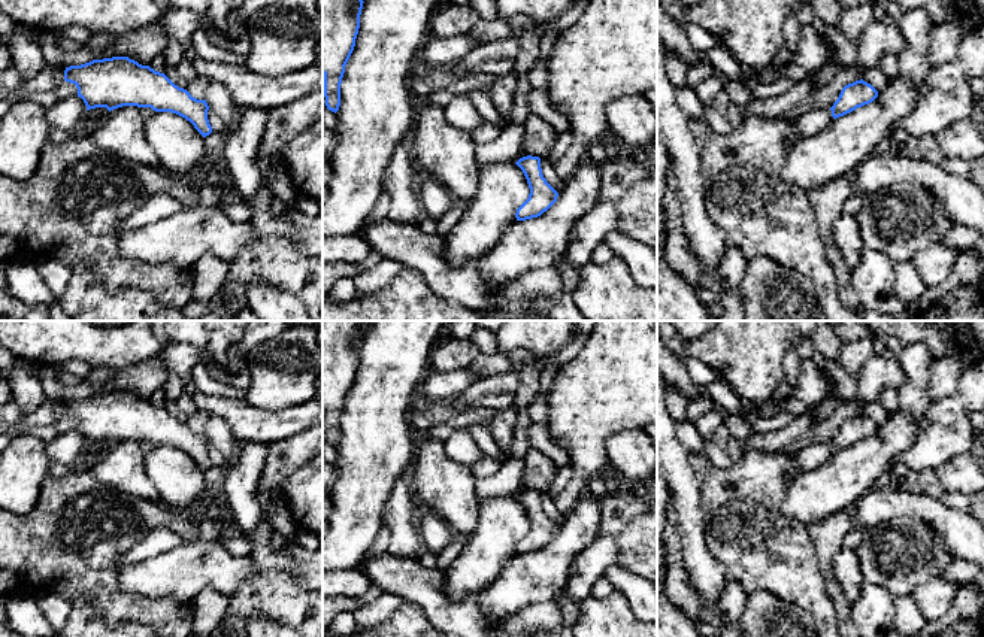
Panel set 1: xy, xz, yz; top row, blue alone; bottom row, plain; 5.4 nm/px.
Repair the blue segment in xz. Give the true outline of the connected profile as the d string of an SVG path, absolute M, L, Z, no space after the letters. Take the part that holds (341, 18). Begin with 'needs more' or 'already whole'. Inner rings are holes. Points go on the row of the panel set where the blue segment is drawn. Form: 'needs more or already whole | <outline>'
already whole | M323 0L323 75L326 106L337 112L345 66L354 51L363 0Z

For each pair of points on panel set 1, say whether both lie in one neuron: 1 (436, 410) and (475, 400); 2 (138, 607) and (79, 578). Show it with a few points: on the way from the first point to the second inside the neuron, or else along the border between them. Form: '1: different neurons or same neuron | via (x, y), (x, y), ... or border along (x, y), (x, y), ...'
1: same neuron | via (445, 409), (466, 400)
2: same neuron | via (123, 606), (118, 606), (94, 582)

